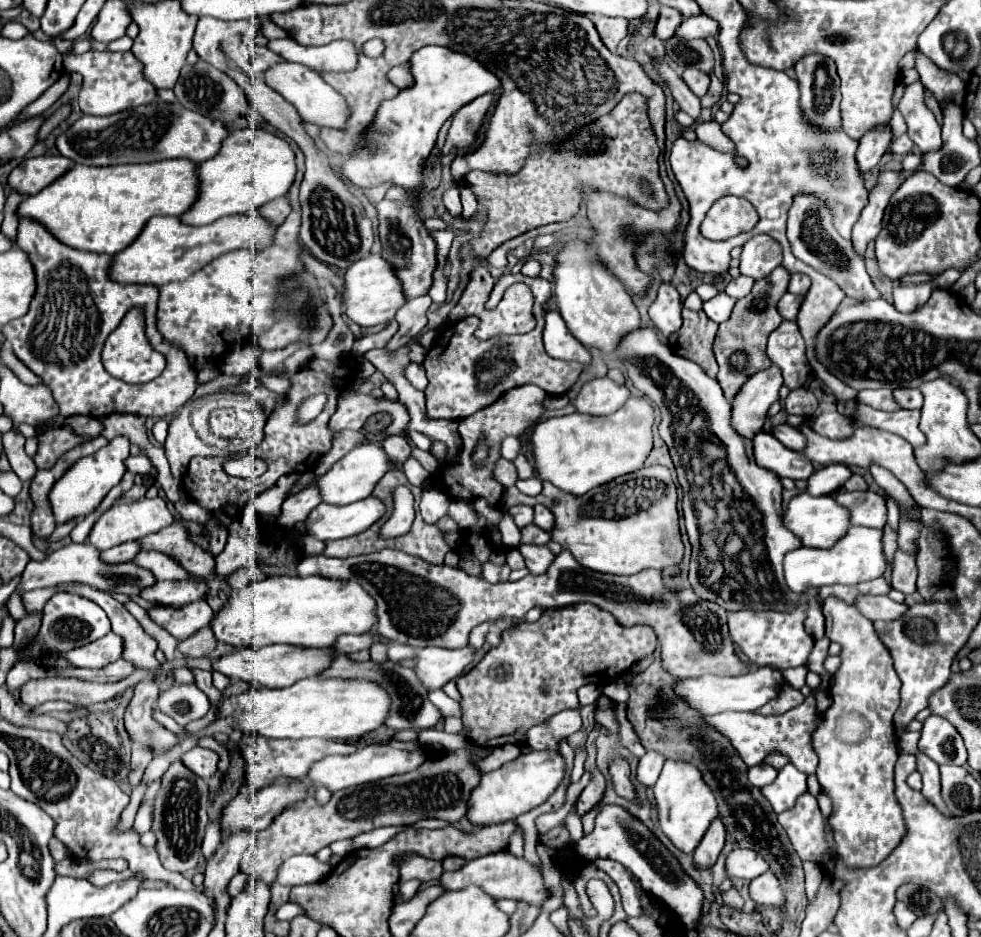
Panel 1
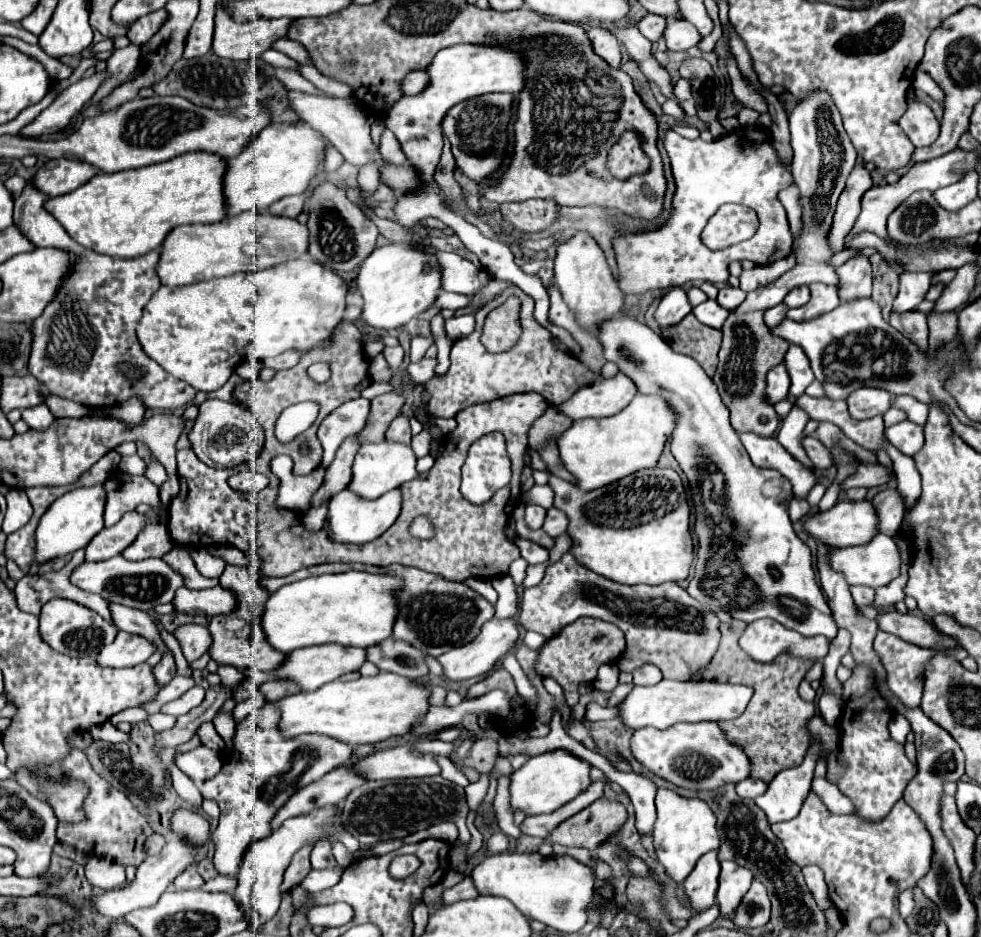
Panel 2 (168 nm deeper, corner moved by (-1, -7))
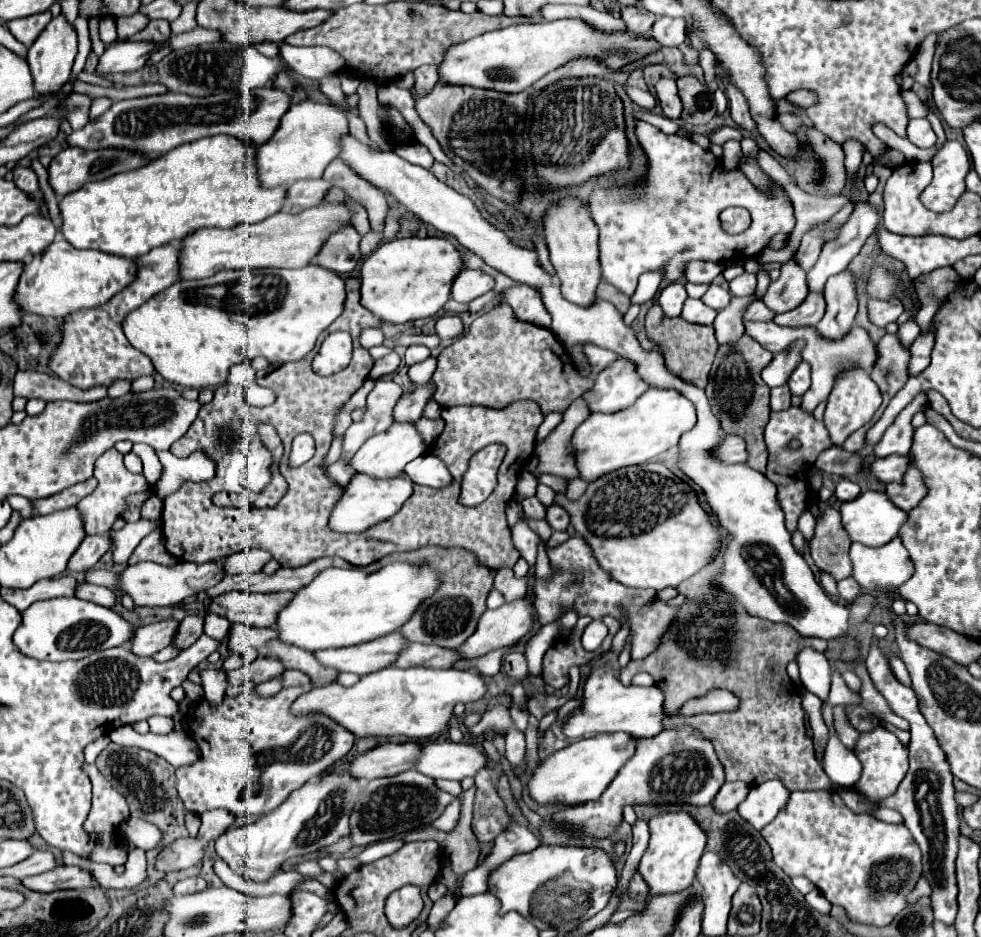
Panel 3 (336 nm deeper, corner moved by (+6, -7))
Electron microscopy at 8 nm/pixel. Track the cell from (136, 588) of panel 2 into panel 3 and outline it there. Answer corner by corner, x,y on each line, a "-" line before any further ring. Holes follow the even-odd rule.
180,560
174,566
160,566
154,562
140,562
136,566
126,566
120,574
108,572
108,570
94,570
86,572
86,580
92,584
100,584
106,588
120,588
120,592
128,592
134,598
136,606
174,606
180,604
184,598
204,592
212,586
216,586
224,578
224,568
220,562
184,562

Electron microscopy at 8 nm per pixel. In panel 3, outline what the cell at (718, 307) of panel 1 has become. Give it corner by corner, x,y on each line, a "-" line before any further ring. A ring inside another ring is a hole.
688,298
684,302
684,310
682,310
682,318
688,320
688,322
694,322
694,324
712,324
714,318
716,318
716,310
708,308
702,300
692,300

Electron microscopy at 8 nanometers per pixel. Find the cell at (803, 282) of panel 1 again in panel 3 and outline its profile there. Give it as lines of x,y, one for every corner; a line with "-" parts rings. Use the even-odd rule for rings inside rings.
788,260
782,264
780,278
776,282
770,282
768,292
764,294
764,304
774,312
782,314
788,310
794,310
804,302
808,296
808,286
806,286
806,272
794,262

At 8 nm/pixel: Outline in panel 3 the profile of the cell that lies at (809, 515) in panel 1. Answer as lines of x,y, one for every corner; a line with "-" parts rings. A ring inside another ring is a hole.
868,490
864,494
860,494
858,498
844,502
840,508
842,514
842,524
846,528
846,532
850,534
852,542
860,542
864,546
884,546
886,542
890,542
892,538
898,536
900,526
904,524
904,520
908,520
908,512
900,510
886,492
878,492
878,490

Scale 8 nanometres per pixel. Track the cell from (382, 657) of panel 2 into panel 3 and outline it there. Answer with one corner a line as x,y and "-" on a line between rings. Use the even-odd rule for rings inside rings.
408,644
406,650
400,654
396,666
408,668
424,664
432,668
450,668
458,660
460,654
456,654
456,650
442,650
442,646
432,646
432,644

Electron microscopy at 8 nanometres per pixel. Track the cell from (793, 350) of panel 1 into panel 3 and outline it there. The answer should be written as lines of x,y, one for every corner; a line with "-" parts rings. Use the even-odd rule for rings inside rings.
802,362
802,364
794,370
794,374
790,376
788,388
792,390
792,394
802,396
802,394
806,394
808,386
810,386
810,366
808,366
808,362

